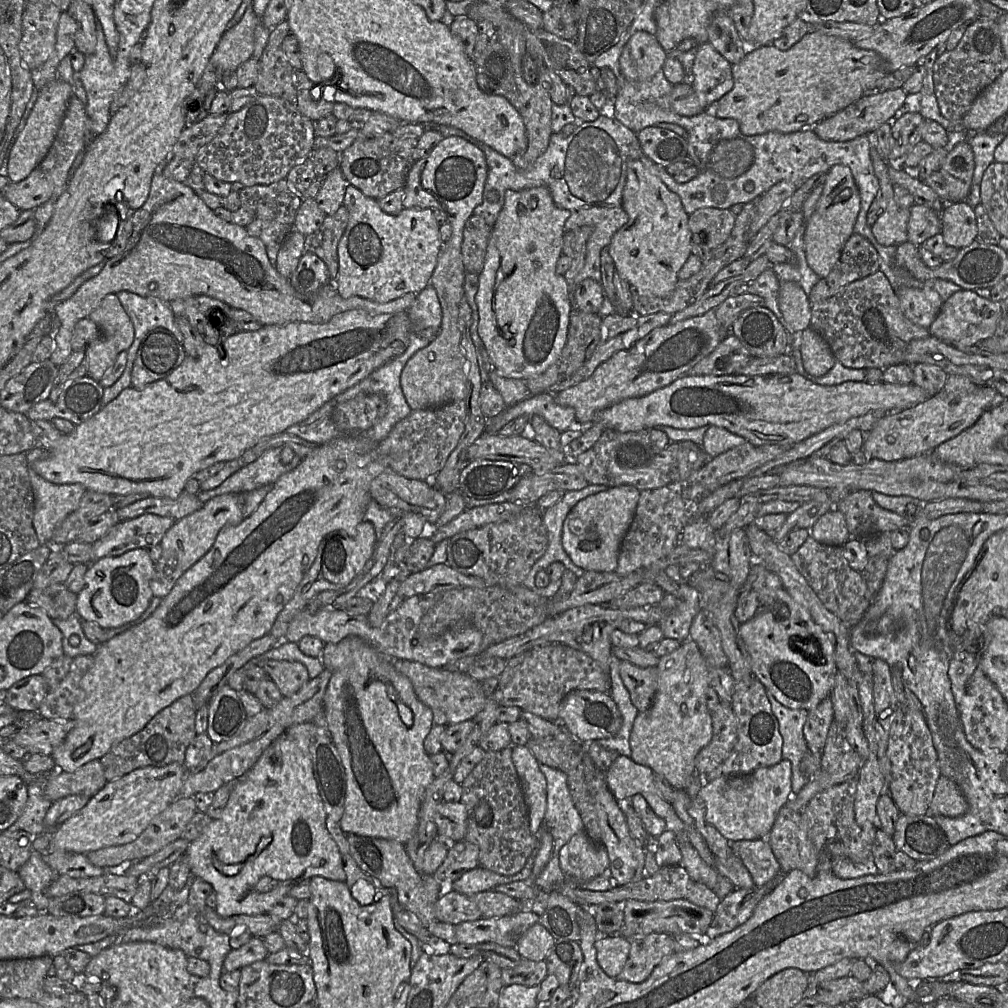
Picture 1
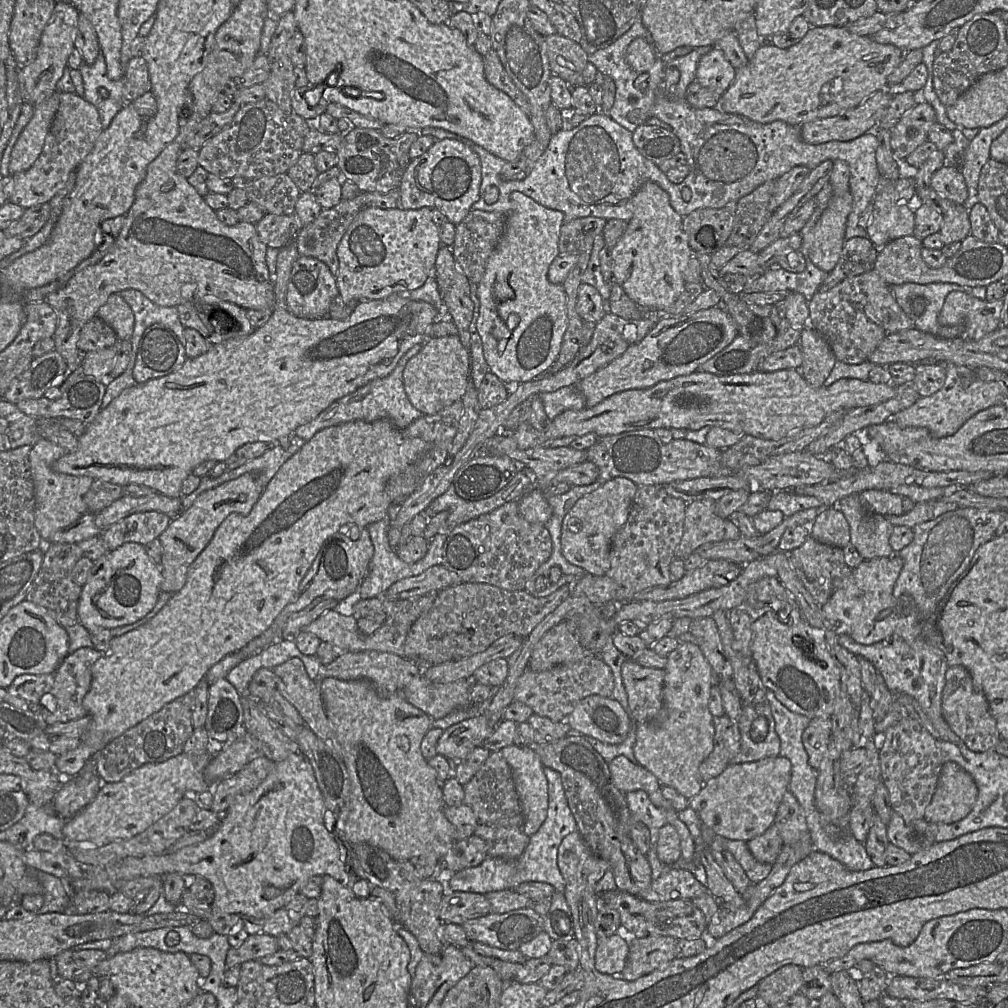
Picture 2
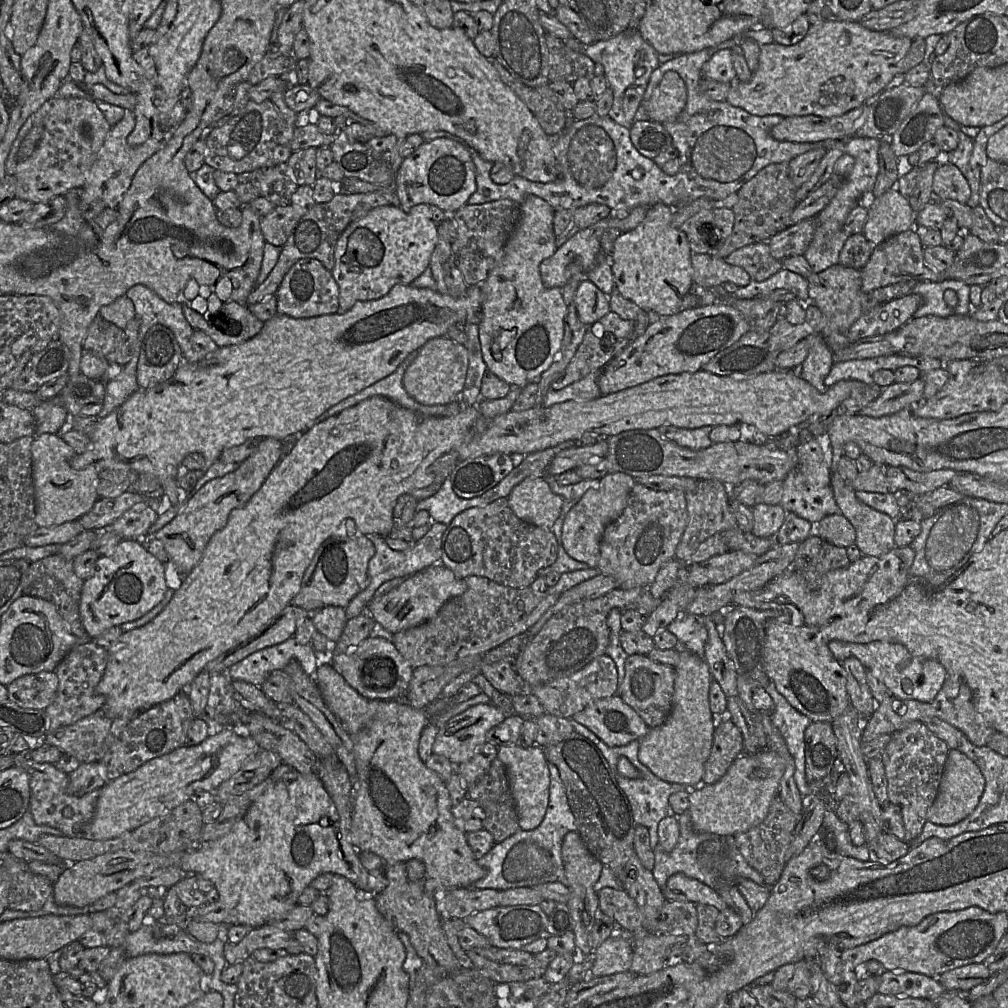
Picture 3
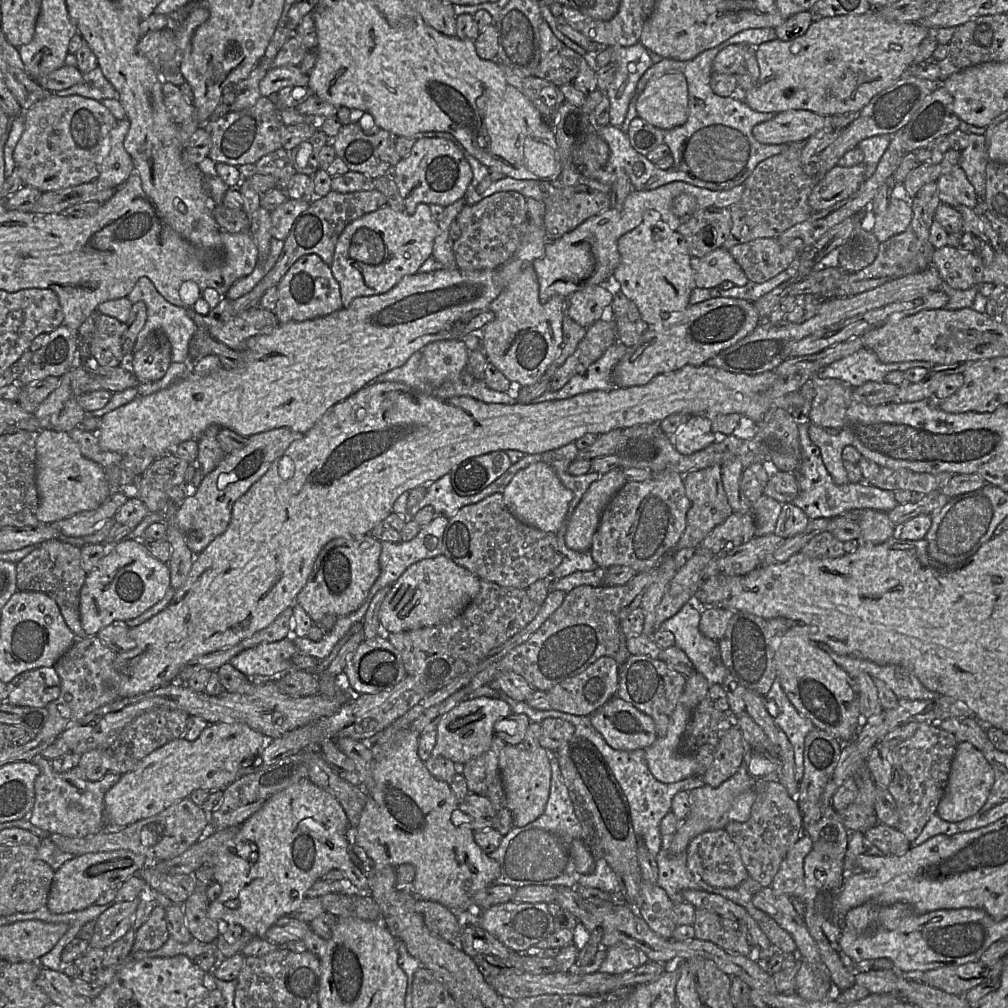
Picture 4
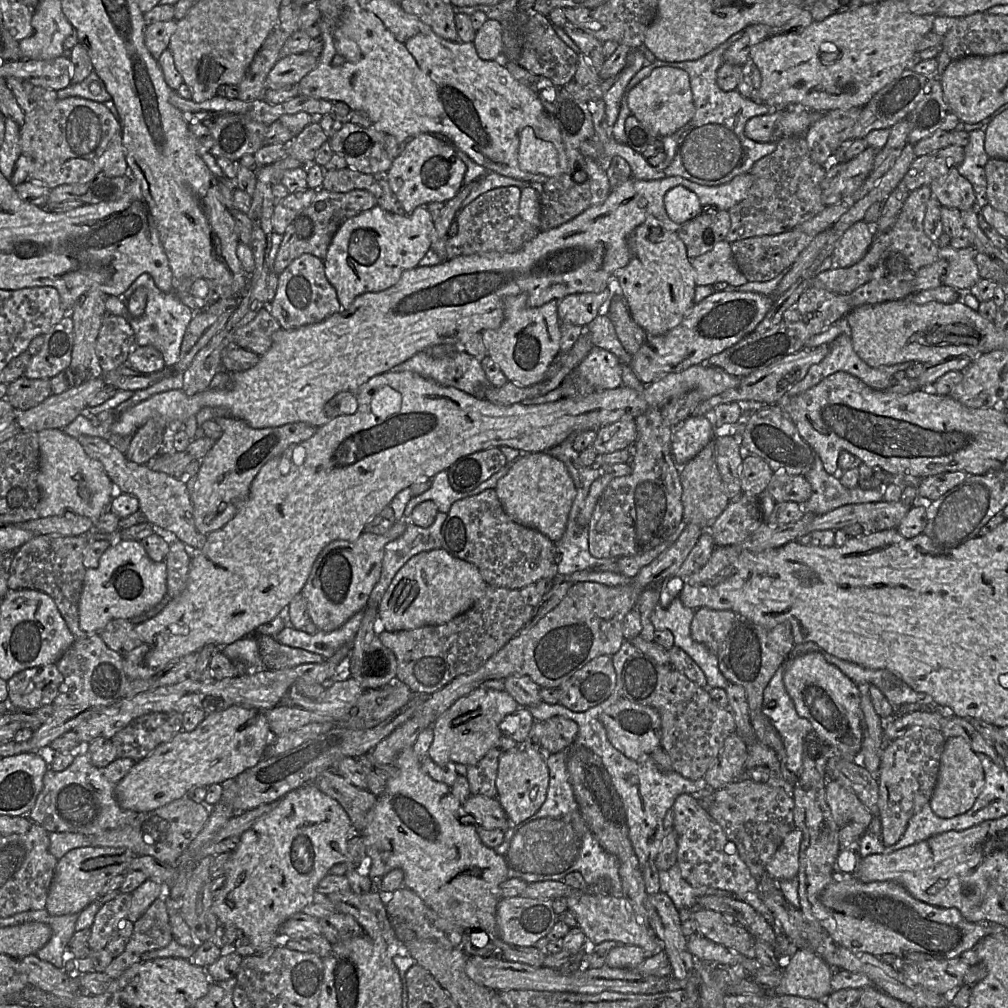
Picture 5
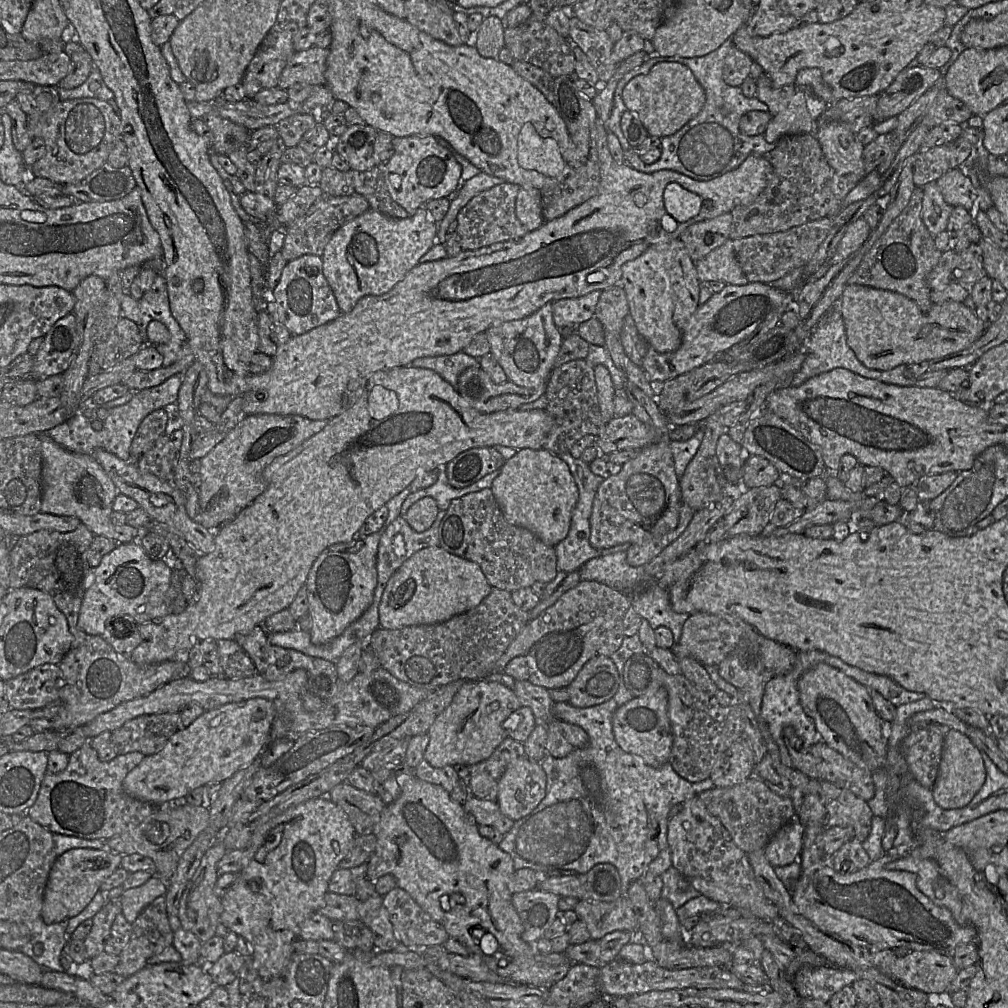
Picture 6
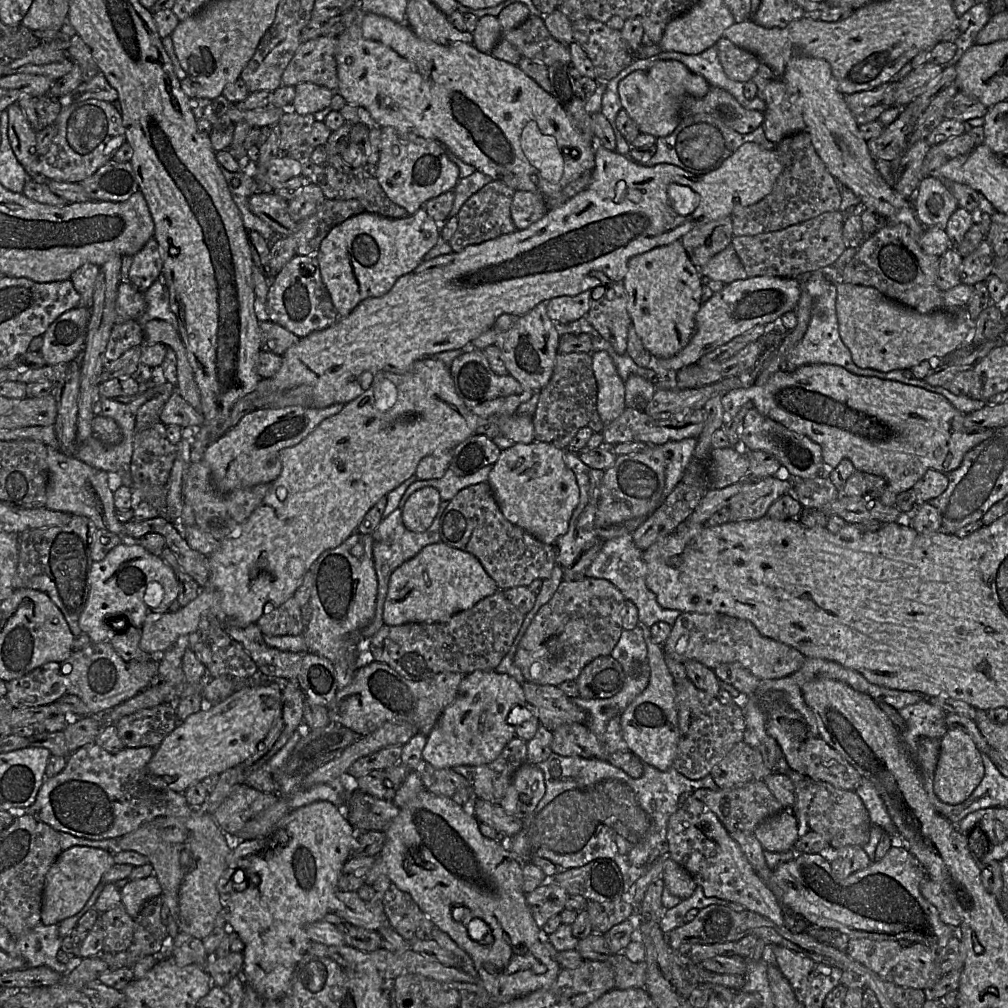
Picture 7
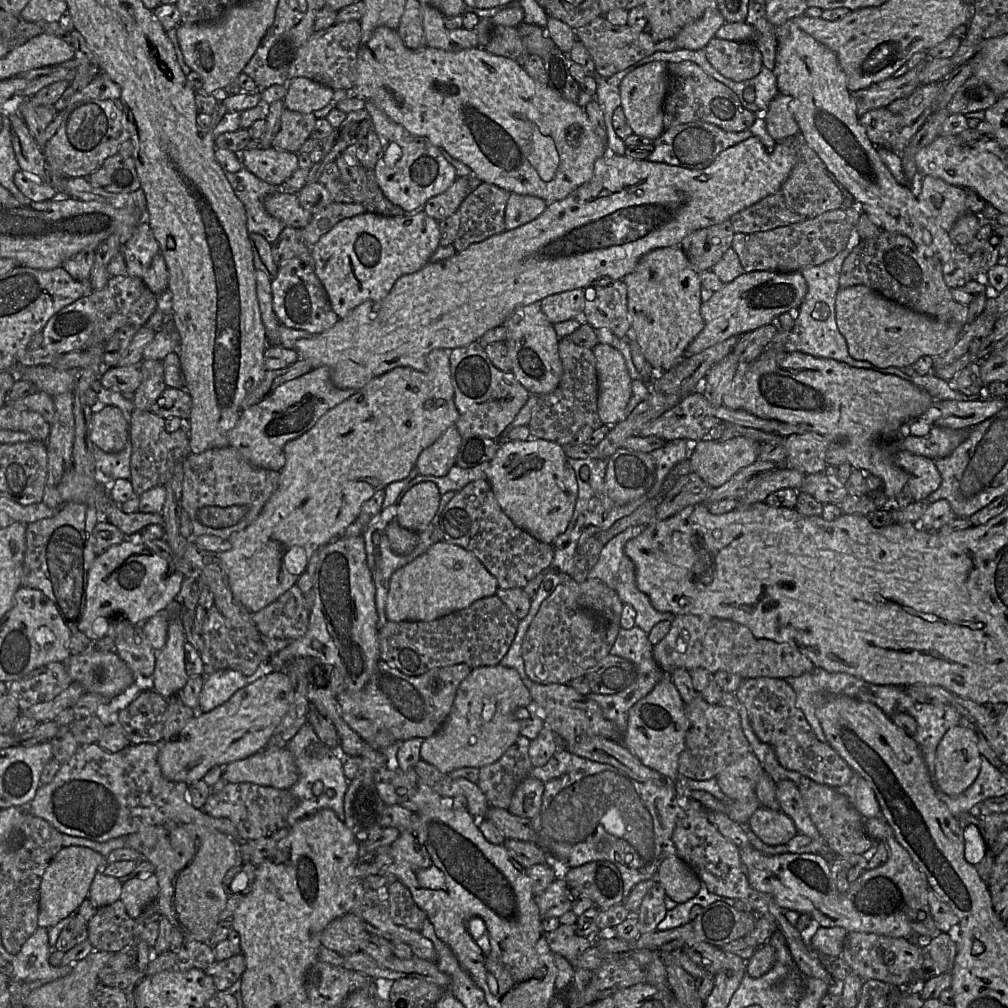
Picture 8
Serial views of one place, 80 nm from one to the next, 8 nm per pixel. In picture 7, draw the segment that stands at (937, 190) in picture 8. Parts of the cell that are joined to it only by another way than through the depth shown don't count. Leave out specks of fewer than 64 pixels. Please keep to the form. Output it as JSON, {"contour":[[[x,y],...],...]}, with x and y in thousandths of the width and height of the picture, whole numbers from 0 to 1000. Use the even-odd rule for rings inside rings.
{"contour":[[[927,175],[916,176],[905,195],[910,215],[917,225],[938,227],[942,214],[951,205],[936,179]]]}

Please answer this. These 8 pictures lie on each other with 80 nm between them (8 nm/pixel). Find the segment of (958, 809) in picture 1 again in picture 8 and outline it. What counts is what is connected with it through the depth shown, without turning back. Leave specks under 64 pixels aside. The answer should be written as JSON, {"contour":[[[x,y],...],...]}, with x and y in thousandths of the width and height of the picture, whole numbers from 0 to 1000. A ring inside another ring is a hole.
{"contour":[[[950,719],[940,723],[929,743],[931,782],[941,790],[950,790],[965,778],[972,763],[973,748],[966,727]]]}

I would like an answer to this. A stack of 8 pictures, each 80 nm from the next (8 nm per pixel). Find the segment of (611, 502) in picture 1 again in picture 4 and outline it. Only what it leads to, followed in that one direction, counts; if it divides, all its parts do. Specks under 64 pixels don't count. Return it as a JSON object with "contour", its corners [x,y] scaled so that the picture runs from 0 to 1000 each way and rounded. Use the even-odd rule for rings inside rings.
{"contour":[[[610,464],[585,481],[563,520],[561,530],[563,544],[572,548],[585,547],[597,508],[621,478],[617,465]]]}

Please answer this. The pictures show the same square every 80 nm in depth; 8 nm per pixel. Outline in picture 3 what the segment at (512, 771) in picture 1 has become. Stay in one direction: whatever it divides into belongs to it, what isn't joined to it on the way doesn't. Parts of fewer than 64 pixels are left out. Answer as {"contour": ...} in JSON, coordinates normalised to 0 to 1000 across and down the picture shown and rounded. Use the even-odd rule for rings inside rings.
{"contour":[[[494,751],[482,768],[465,780],[463,791],[475,797],[480,808],[479,821],[488,827],[491,836],[517,823],[503,766]]]}

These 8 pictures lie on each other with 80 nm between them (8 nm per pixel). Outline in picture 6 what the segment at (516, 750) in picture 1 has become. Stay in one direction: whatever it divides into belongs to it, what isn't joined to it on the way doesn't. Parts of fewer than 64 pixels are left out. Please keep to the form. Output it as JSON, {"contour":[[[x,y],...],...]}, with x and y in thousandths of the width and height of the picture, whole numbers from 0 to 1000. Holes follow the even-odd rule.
{"contour":[[[522,750],[508,755],[494,777],[497,806],[514,814],[527,807],[542,788],[542,768],[535,756]]]}

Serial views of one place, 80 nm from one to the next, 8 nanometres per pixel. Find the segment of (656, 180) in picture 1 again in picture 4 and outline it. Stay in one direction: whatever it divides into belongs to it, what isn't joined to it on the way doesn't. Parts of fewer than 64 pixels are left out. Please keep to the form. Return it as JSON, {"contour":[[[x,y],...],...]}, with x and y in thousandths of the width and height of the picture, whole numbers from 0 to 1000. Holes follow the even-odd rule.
{"contour":[[[642,209],[634,224],[613,237],[612,245],[615,252],[615,260],[608,269],[608,274],[615,282],[615,289],[631,302],[636,316],[644,324],[658,323],[660,315],[666,311],[676,311],[685,303],[685,293],[690,283],[688,269],[685,261],[686,253],[683,242],[675,231],[666,228],[657,219],[654,210]]]}

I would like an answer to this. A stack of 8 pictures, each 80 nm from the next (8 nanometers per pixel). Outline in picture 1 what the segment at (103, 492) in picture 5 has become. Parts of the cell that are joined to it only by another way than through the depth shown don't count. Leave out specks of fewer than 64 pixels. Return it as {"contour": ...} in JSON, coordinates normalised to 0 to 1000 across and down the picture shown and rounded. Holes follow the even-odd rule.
{"contour":[[[40,441],[27,448],[27,464],[34,489],[33,522],[41,541],[50,539],[54,526],[78,503],[85,488],[81,480],[54,480],[37,470],[34,459],[47,452],[48,446]]]}

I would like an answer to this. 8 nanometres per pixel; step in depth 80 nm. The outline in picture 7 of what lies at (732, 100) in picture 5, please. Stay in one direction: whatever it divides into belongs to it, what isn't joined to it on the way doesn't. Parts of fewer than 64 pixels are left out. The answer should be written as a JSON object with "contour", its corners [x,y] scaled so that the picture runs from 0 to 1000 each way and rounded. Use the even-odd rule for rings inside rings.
{"contour":[[[709,45],[691,55],[660,52],[660,60],[676,62],[687,72],[695,74],[704,86],[713,86],[723,91],[739,108],[759,111],[760,104],[756,98],[752,96],[747,99],[740,98],[737,92],[738,82],[728,80],[720,75]],[[704,114],[683,115],[675,120],[665,134],[652,137],[650,142],[651,152],[642,161],[636,163],[649,165],[654,162],[663,162],[688,174],[697,174],[711,168],[718,159],[739,141],[751,142],[761,149],[768,149],[770,146],[770,142],[760,137],[757,124],[744,132],[735,133]]]}

